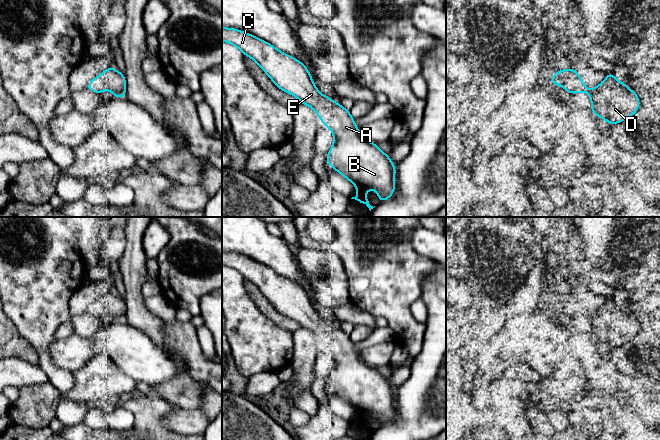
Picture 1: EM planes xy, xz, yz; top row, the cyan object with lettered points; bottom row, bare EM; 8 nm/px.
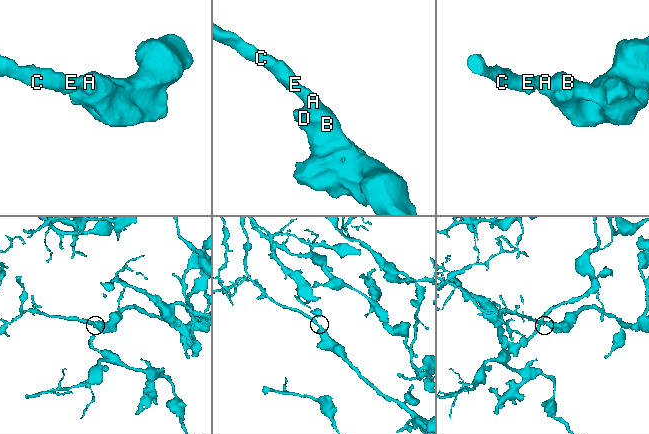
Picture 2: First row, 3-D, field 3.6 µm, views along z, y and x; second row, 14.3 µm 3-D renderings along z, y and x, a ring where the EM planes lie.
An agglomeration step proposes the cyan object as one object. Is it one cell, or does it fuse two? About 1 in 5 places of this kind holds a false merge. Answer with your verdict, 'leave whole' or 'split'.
leave whole

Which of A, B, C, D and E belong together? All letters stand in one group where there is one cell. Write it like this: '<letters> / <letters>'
A B C D E

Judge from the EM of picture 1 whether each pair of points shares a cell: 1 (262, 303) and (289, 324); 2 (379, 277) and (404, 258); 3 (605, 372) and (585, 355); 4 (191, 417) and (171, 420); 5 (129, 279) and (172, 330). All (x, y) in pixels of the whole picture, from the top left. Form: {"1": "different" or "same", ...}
{"1": "same", "2": "same", "3": "same", "4": "same", "5": "different"}

